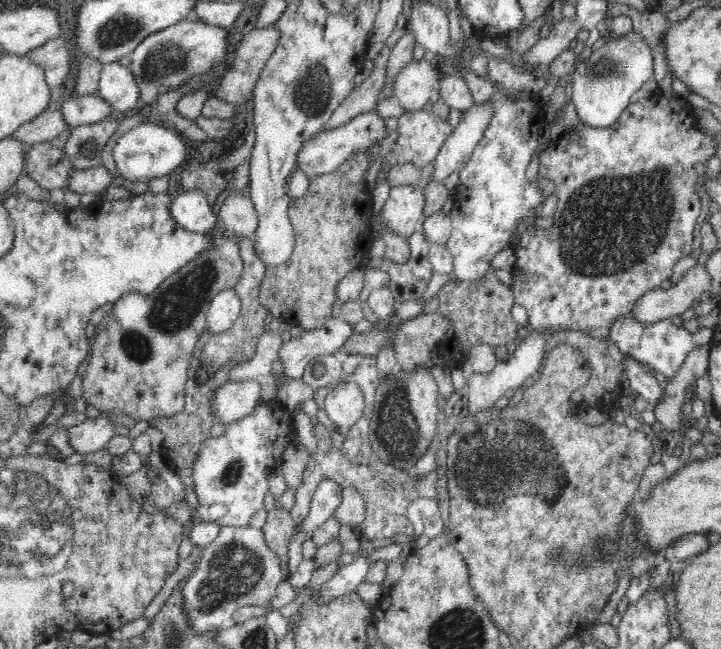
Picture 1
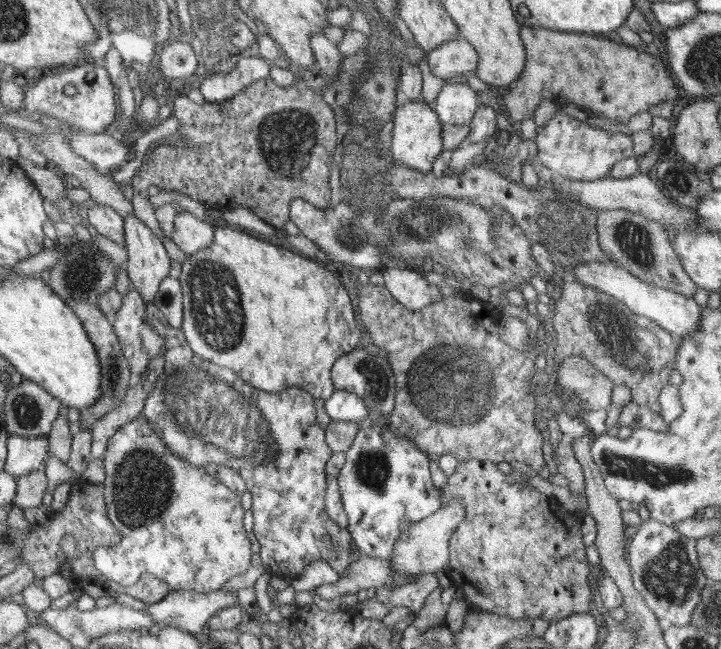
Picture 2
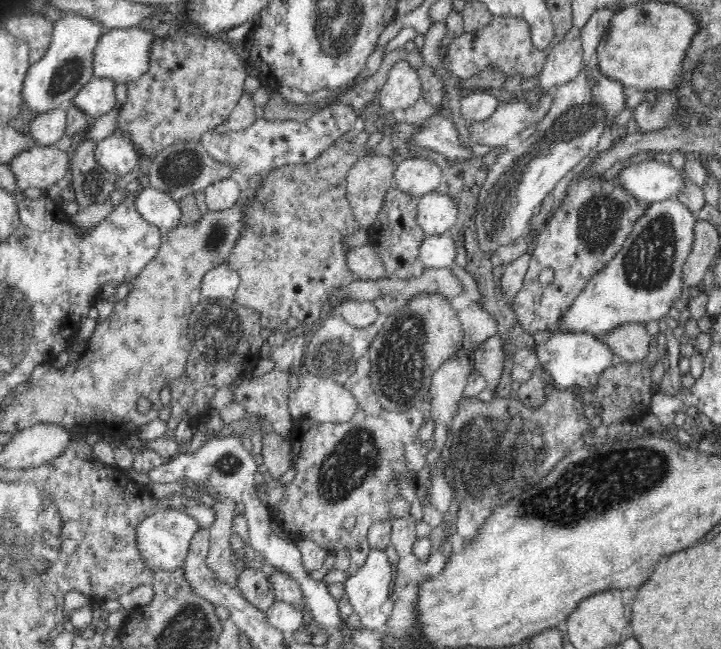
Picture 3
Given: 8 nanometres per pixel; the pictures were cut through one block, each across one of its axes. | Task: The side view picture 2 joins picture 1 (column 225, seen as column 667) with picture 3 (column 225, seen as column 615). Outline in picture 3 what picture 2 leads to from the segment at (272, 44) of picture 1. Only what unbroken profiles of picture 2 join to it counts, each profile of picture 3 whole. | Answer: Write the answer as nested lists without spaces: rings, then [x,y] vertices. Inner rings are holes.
[[[178,34],[171,39],[158,39],[149,48],[148,71],[126,84],[128,96],[126,103],[118,108],[117,128],[132,141],[139,154],[149,157],[176,141],[200,142],[206,131],[226,125],[232,110],[244,94],[242,87],[248,76],[246,67],[246,62],[238,56],[233,43],[222,36]]]

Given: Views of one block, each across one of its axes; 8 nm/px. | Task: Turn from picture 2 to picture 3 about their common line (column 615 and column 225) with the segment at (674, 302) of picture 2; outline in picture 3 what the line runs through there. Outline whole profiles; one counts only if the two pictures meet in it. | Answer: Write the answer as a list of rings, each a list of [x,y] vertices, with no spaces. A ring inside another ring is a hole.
[[[228,263],[211,268],[201,280],[202,297],[208,299],[232,298],[240,282],[239,274]]]

